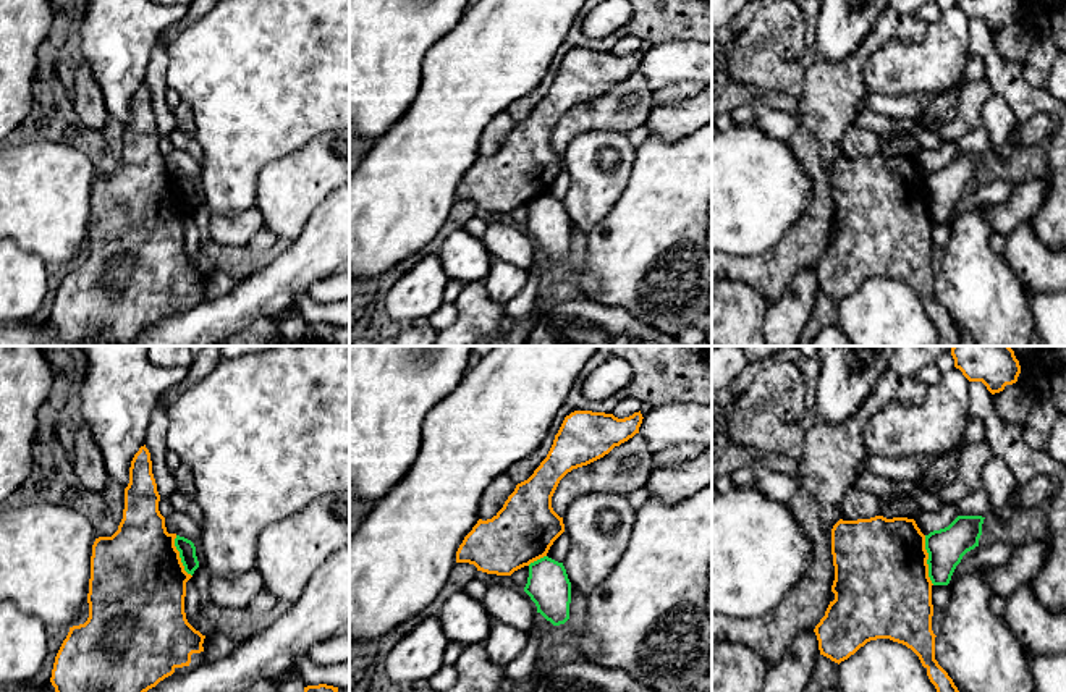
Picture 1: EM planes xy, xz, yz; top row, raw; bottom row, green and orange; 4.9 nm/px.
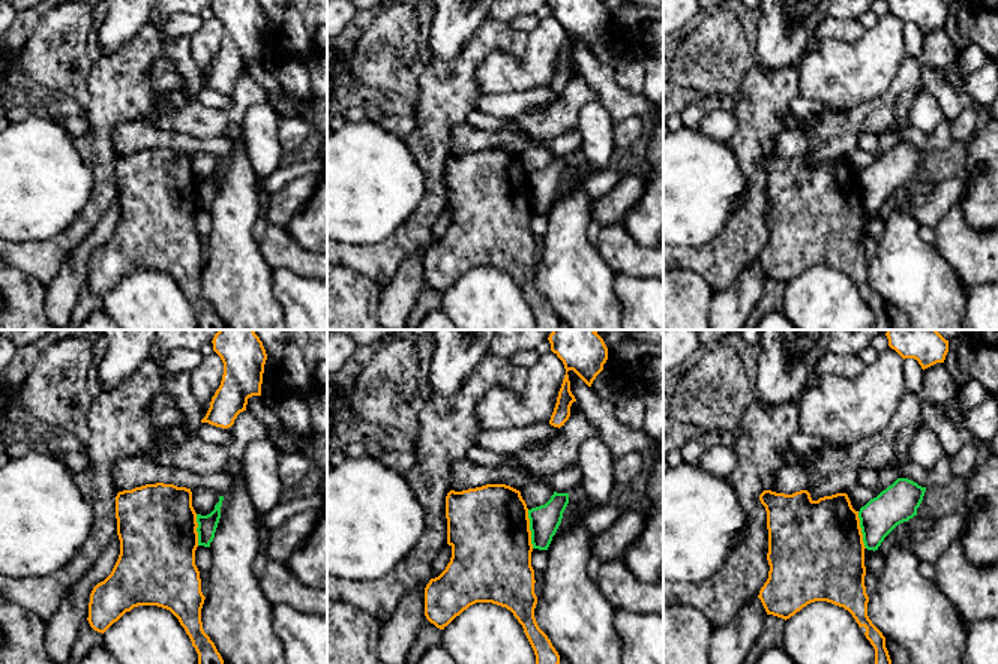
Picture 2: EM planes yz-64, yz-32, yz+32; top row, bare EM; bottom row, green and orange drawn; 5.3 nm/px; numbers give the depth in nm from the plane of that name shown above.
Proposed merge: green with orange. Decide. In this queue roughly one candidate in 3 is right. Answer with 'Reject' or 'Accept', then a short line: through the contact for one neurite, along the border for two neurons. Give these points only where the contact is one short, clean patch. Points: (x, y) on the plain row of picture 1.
Reject

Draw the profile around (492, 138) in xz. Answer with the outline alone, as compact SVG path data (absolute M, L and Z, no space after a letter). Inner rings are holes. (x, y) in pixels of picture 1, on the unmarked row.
M508 112L493 116L479 139L479 157L487 158L497 154L508 134L514 129L516 123L518 121Z

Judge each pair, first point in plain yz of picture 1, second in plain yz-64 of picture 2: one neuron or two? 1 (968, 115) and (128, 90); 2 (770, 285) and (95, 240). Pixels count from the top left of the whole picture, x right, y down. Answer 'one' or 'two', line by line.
1: one
2: two

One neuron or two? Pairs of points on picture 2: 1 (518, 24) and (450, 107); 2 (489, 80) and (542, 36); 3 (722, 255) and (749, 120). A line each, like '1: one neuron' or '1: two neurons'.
1: two neurons
2: one neuron
3: one neuron

